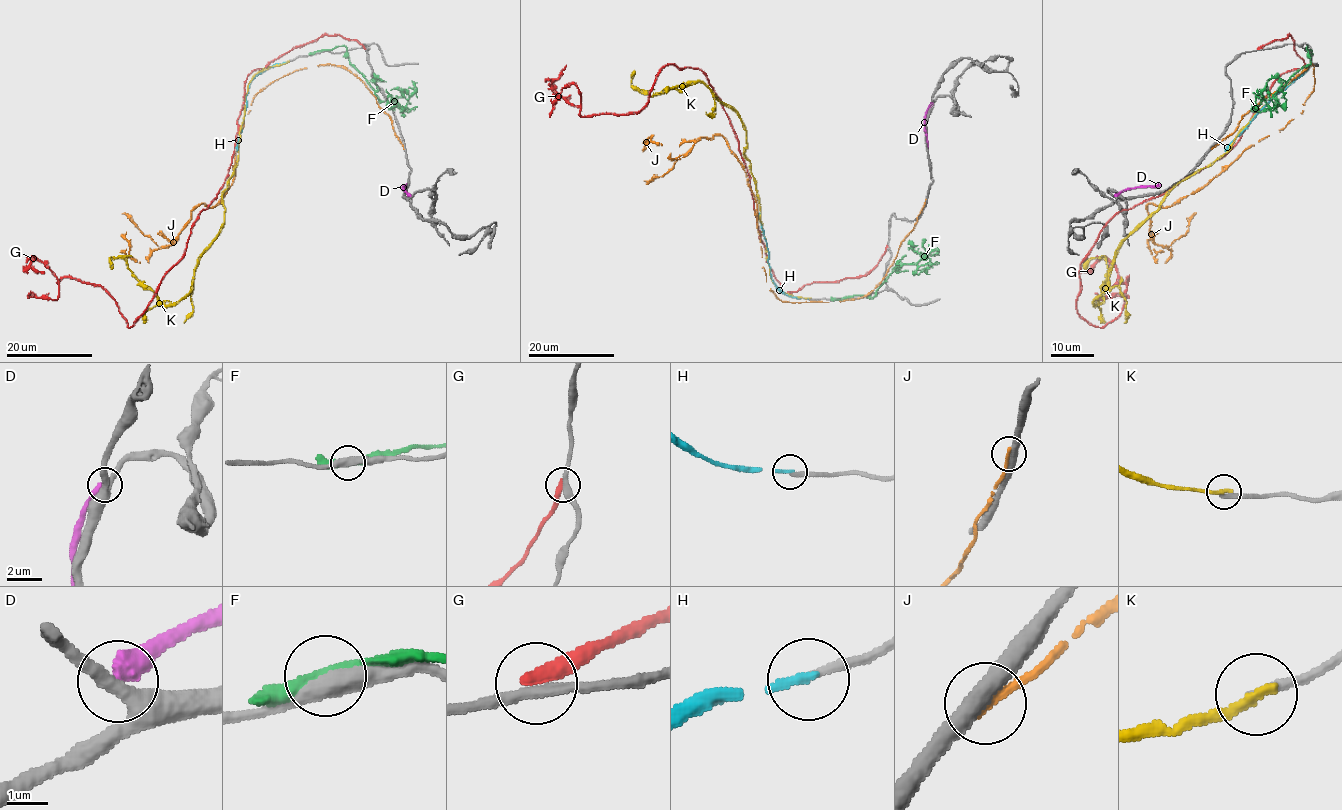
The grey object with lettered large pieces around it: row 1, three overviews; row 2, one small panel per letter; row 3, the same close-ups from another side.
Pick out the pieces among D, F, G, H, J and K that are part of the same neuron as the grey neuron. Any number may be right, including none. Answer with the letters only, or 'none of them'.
none of them

